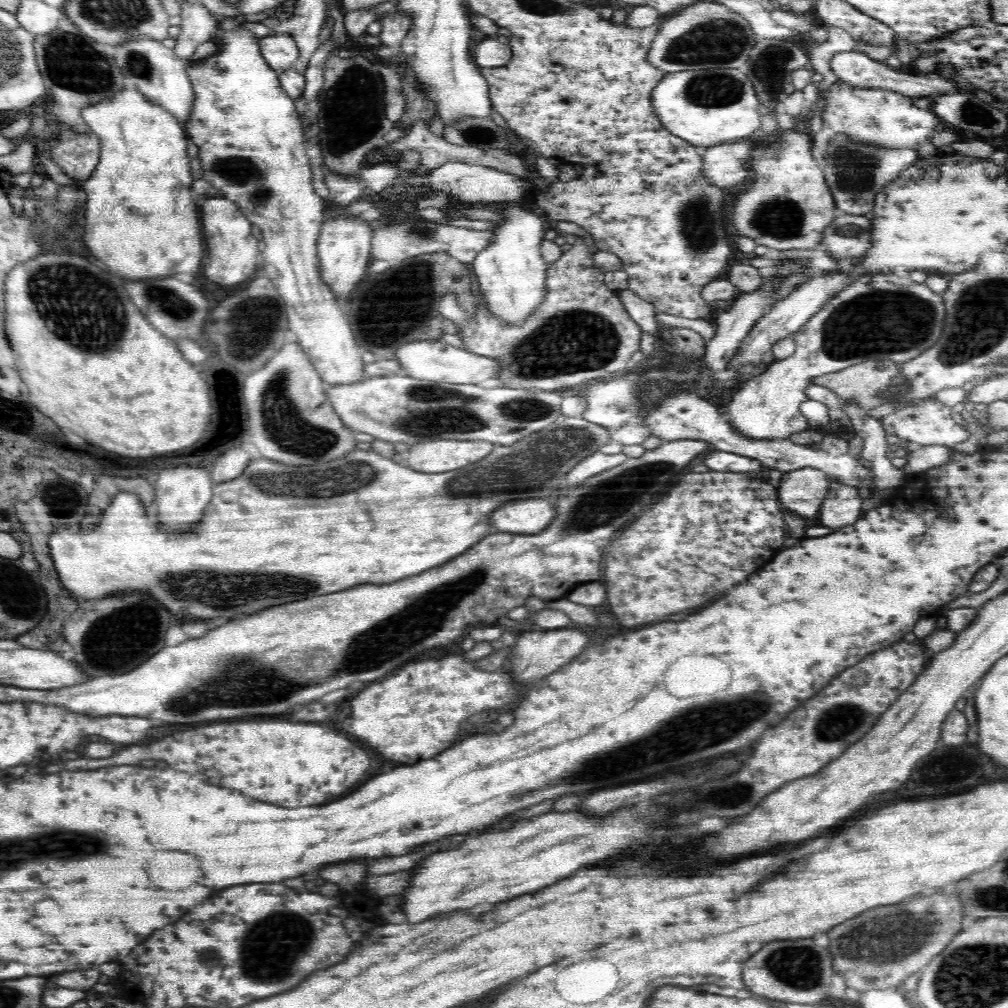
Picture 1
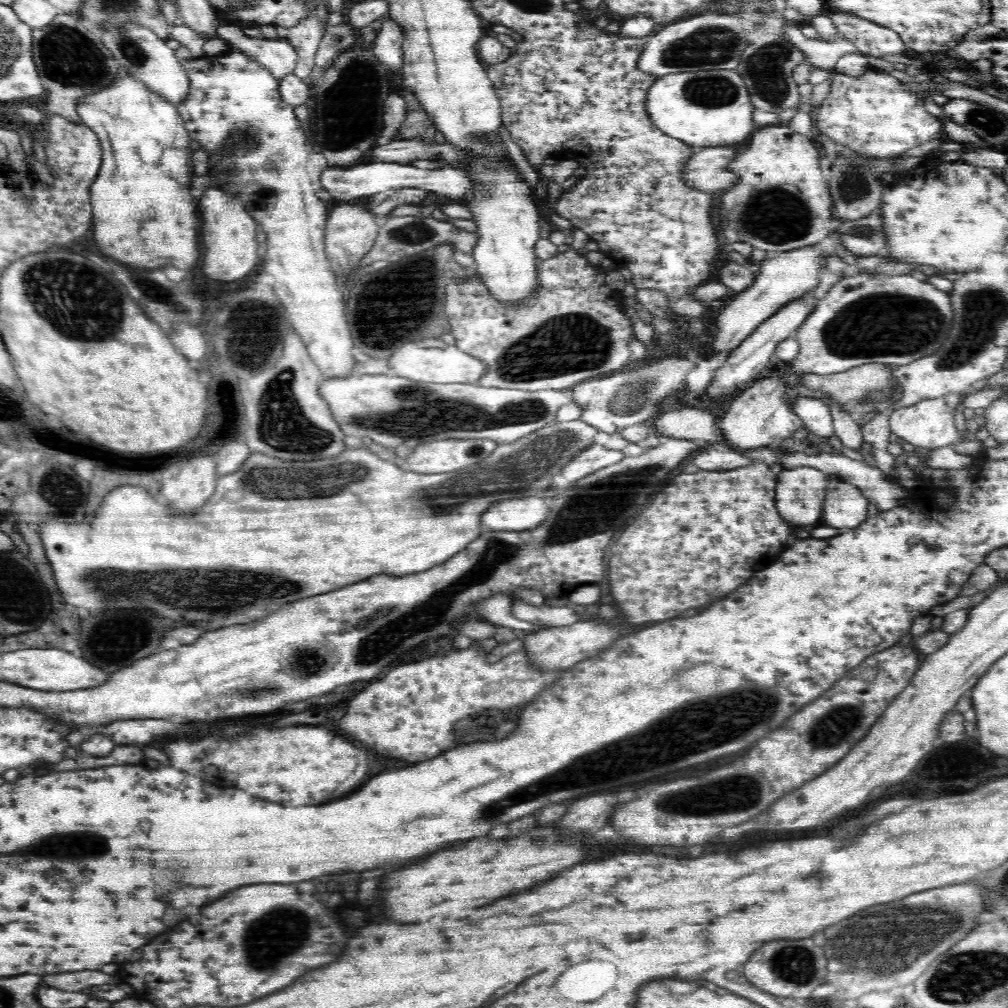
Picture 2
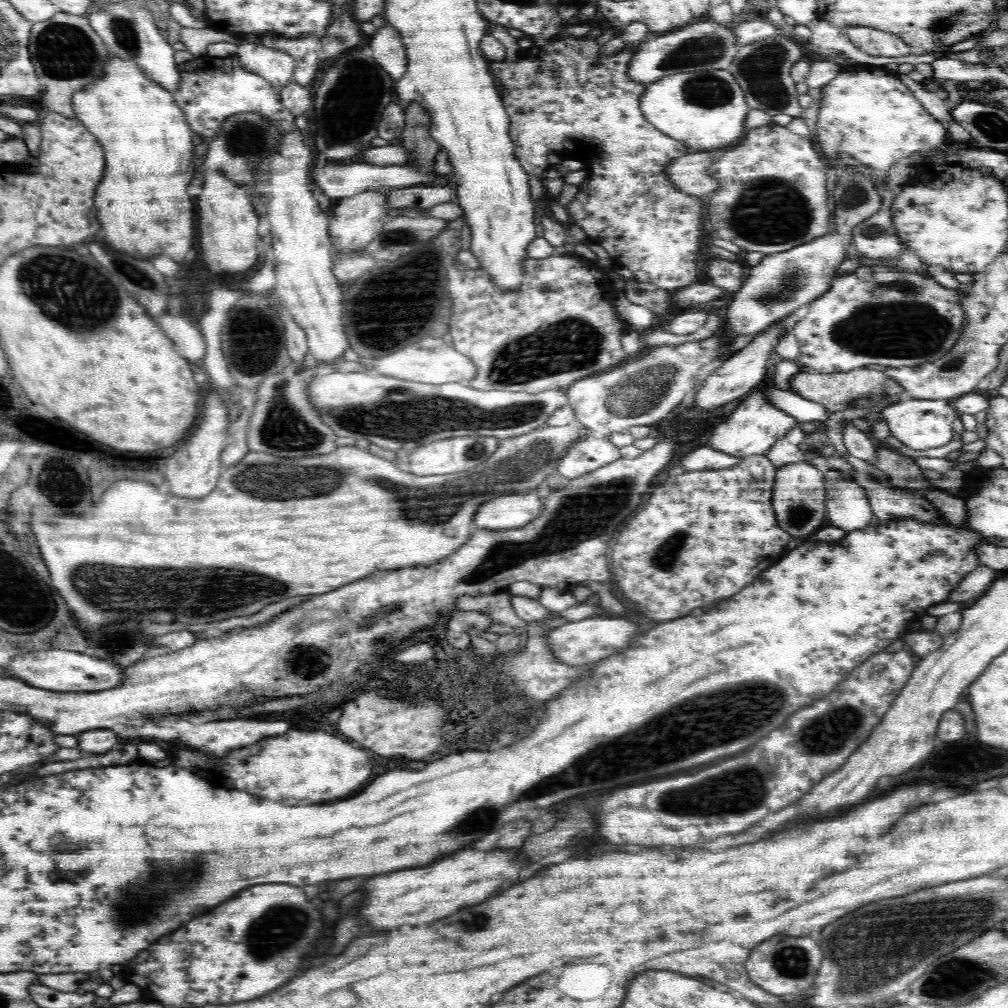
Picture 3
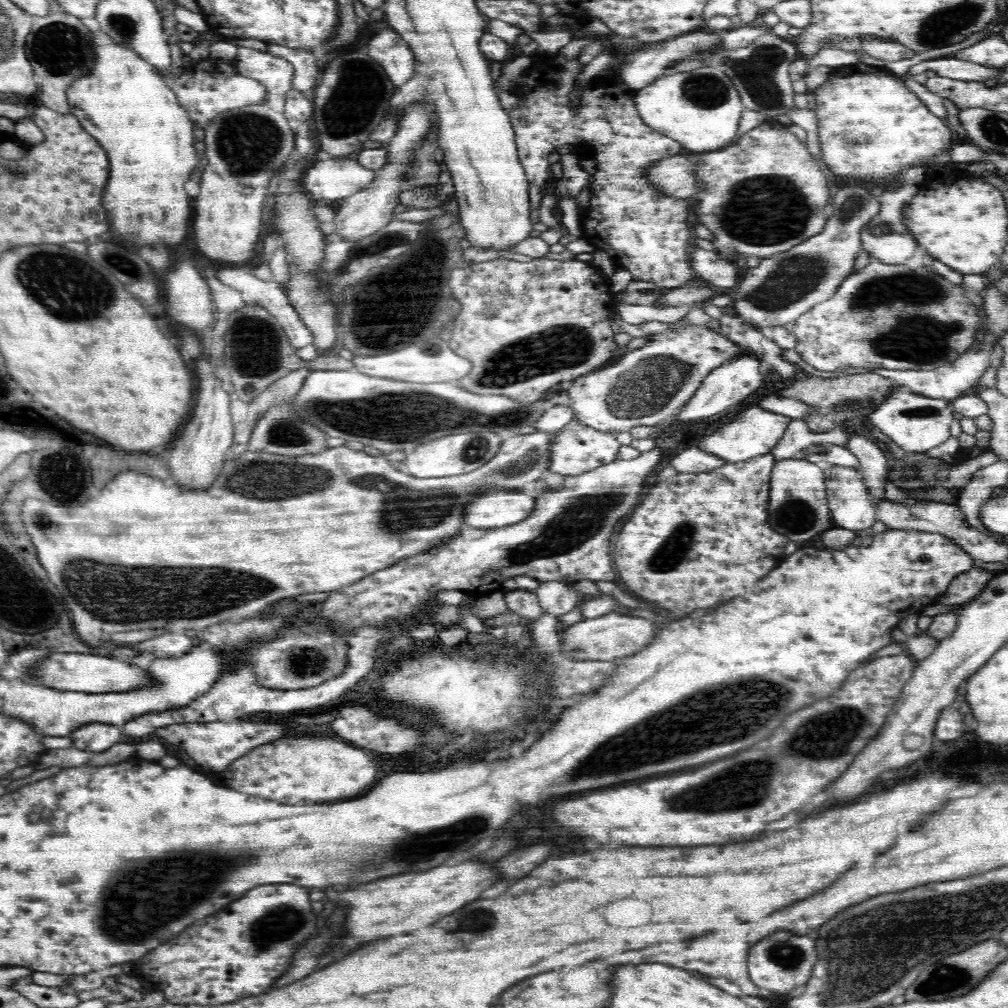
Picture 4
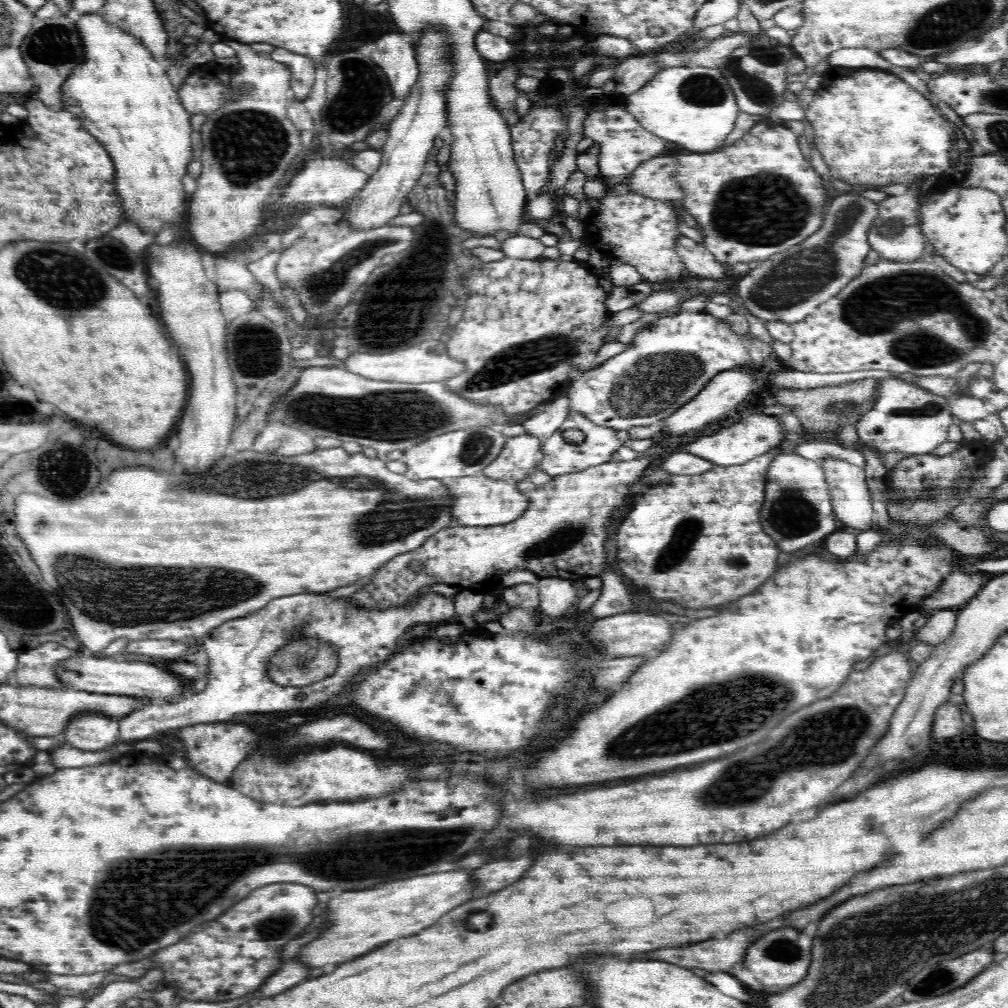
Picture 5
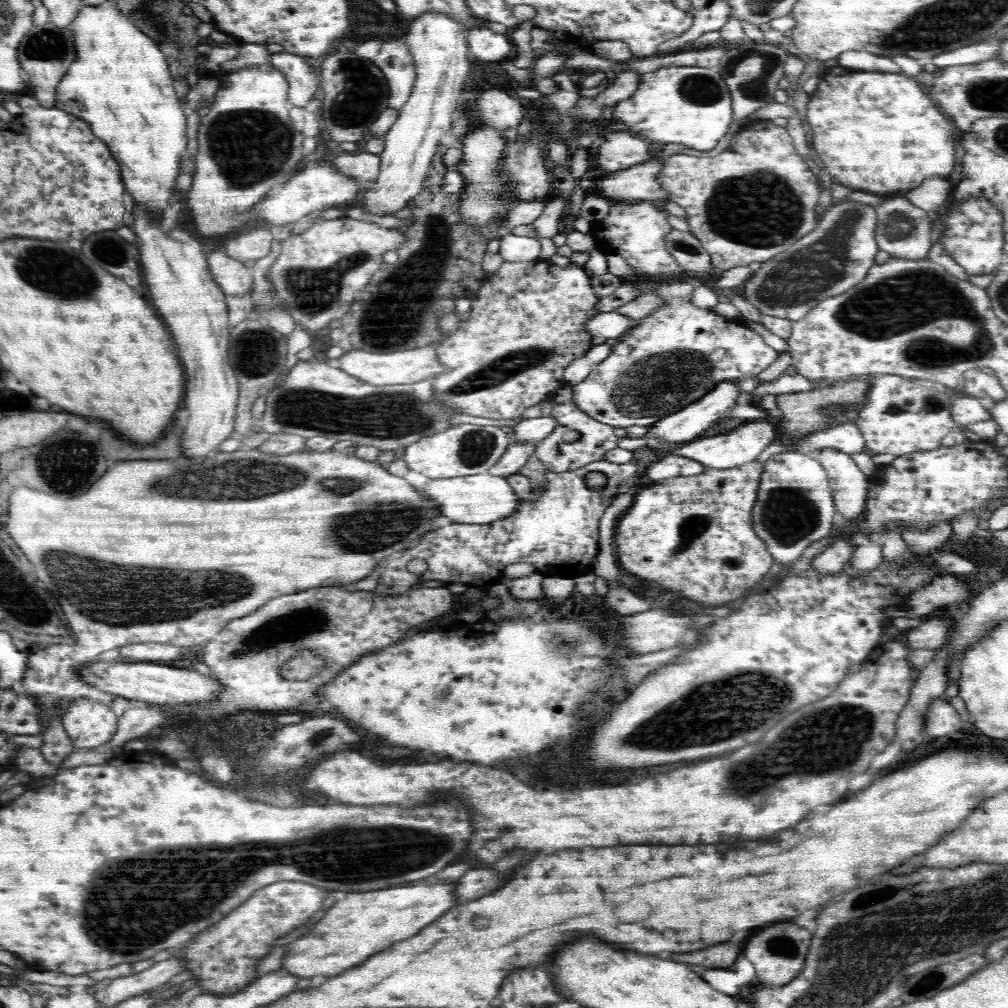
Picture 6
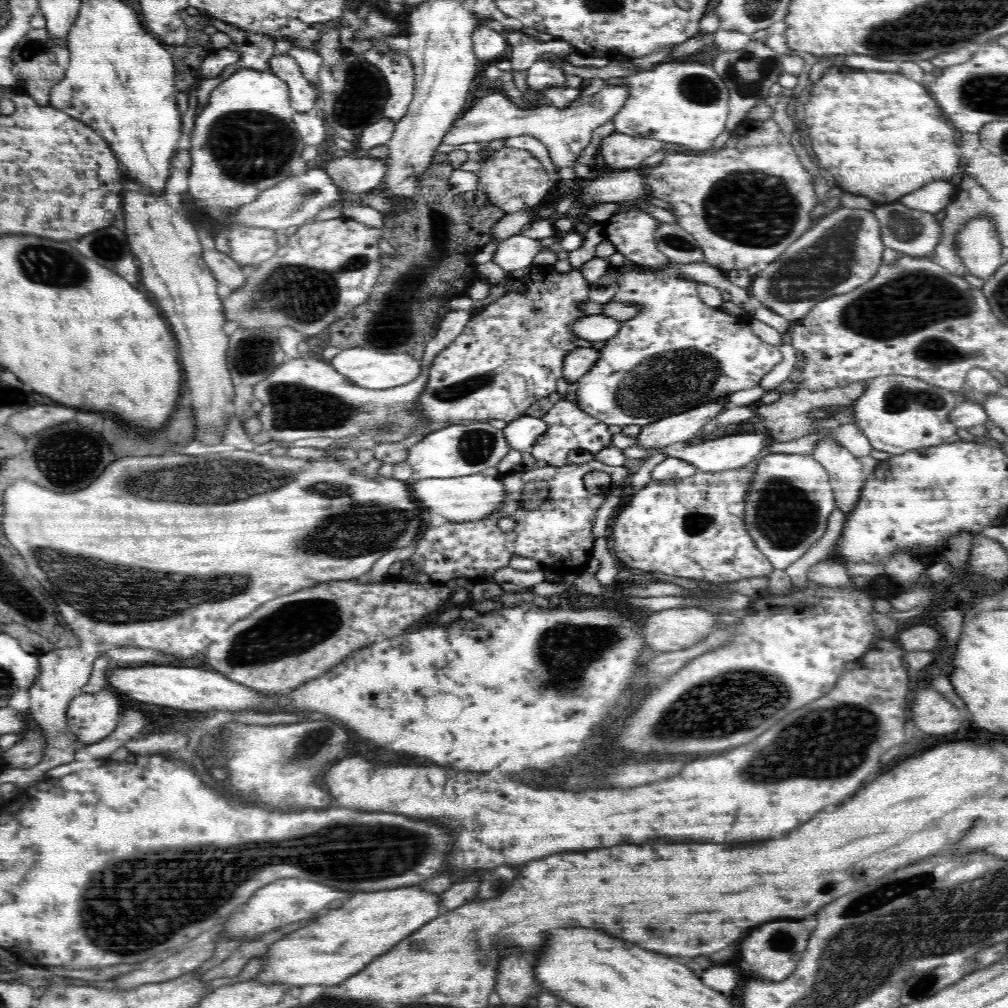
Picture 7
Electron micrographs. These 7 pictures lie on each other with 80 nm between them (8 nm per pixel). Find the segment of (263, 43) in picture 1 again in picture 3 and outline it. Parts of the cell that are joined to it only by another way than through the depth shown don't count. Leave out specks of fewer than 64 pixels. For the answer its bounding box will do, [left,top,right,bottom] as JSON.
[236,43,296,91]

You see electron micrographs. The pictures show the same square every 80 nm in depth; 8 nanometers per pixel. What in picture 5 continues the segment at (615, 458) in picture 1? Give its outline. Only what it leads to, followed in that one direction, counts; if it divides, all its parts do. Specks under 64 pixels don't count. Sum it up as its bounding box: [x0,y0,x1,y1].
[538,411,623,477]

